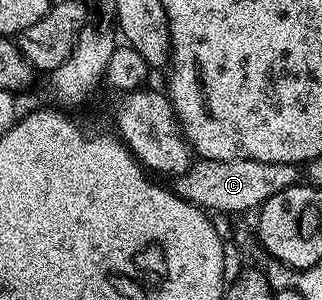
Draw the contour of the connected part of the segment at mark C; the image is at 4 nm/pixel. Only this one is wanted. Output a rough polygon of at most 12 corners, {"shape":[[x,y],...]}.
{"shape":[[195,161],[173,179],[207,212],[257,211],[295,185],[293,162]]}

